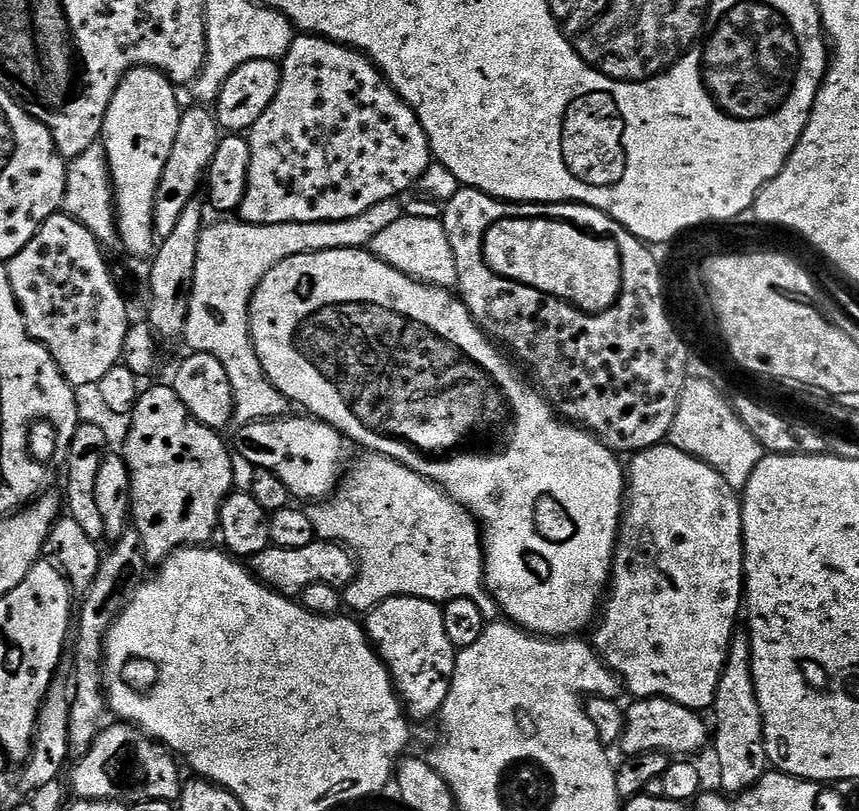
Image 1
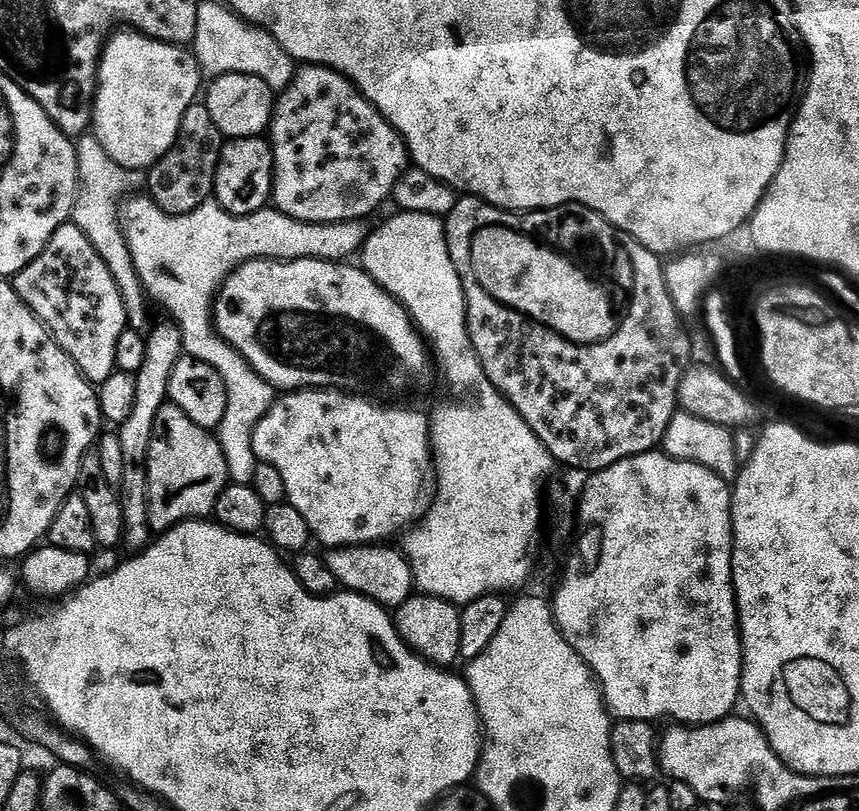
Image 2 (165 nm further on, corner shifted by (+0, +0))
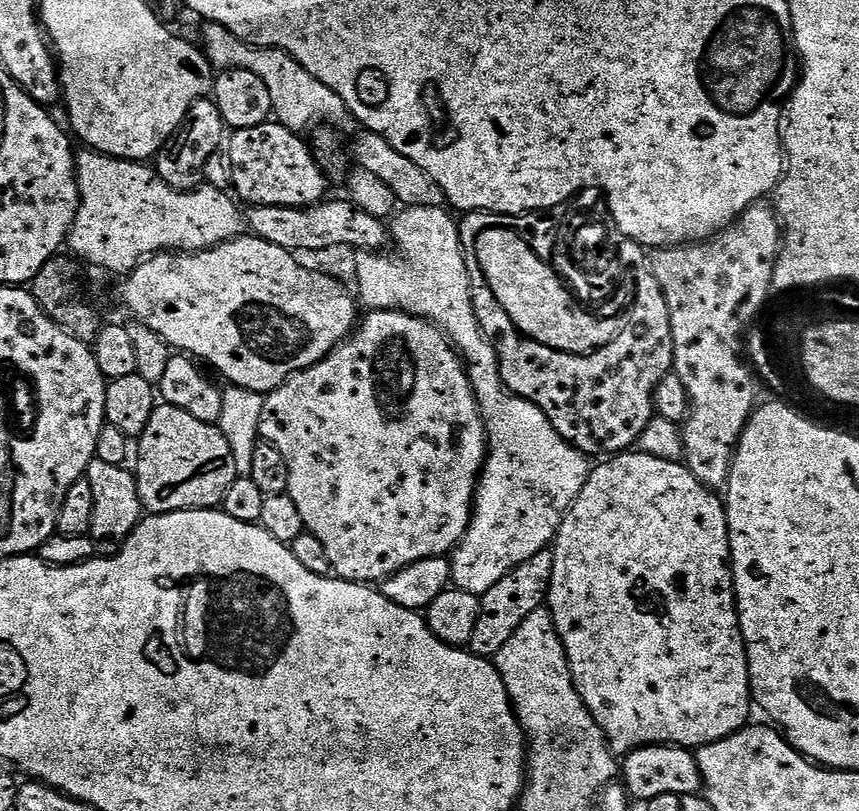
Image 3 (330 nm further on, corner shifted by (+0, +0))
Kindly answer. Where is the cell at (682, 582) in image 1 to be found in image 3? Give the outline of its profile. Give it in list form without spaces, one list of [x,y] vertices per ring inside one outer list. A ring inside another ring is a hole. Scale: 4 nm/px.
[[[643,450],[621,452],[597,464],[600,465],[597,468],[595,465],[589,471],[586,486],[582,486],[578,498],[570,506],[568,513],[564,515],[564,521],[560,523],[560,528],[556,532],[556,539],[550,548],[552,557],[554,558],[554,574],[550,578],[550,590],[548,591],[546,607],[551,612],[554,618],[556,632],[560,635],[564,643],[564,649],[568,655],[568,665],[572,671],[574,686],[578,690],[582,702],[588,708],[588,713],[592,715],[592,719],[604,731],[605,738],[608,740],[608,745],[613,753],[627,754],[634,748],[643,748],[646,744],[675,744],[689,750],[695,750],[702,744],[709,744],[715,740],[726,738],[749,723],[750,717],[748,715],[751,714],[752,708],[754,712],[754,701],[752,699],[752,683],[748,677],[748,651],[744,648],[740,619],[738,618],[738,610],[736,609],[736,587],[732,584],[732,551],[730,550],[730,542],[728,541],[728,514],[725,501],[721,497],[719,500],[716,497],[719,495],[713,489],[706,487],[683,463],[663,461],[662,458],[654,457]]]

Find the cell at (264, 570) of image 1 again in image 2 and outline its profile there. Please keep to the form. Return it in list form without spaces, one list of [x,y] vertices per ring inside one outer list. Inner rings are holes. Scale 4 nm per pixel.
[[[378,543],[331,549],[326,559],[330,570],[334,570],[337,585],[341,589],[357,592],[359,596],[364,596],[389,610],[402,607],[414,594],[418,576],[414,571],[414,565],[408,561],[408,557],[399,547],[388,547],[392,546]]]

